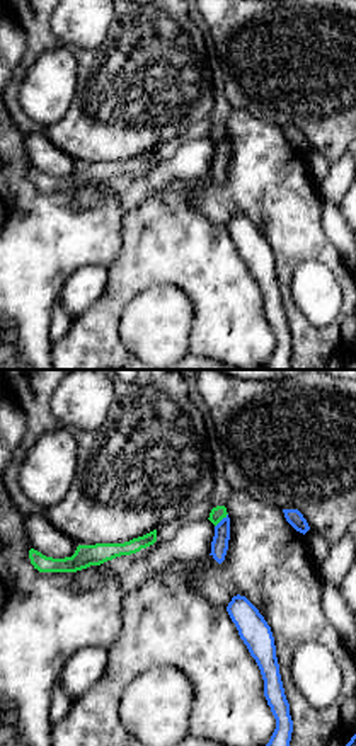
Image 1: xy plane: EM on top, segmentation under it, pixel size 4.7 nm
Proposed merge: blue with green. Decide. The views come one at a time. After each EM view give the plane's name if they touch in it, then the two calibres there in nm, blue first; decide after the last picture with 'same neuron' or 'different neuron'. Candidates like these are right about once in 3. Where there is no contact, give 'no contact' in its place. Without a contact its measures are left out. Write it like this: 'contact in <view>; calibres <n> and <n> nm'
contact in xy; calibres 80 and 70 nm

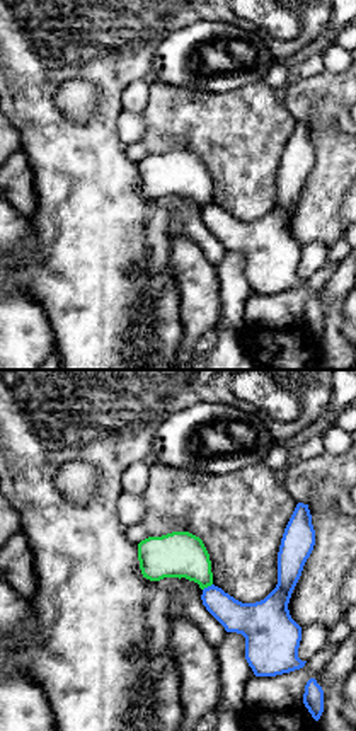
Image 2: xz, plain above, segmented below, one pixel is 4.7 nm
contact in xz; calibres 160 and 220 nm

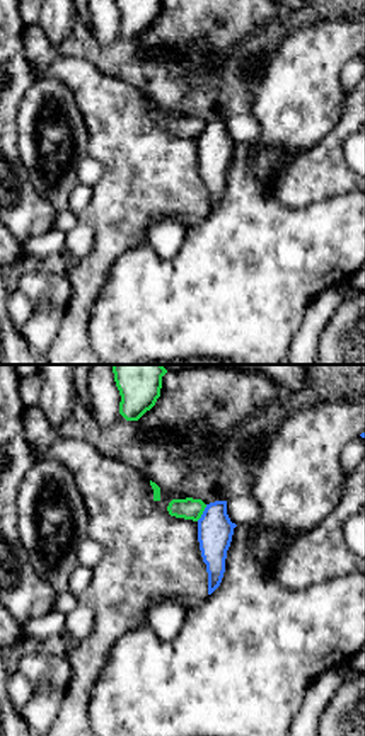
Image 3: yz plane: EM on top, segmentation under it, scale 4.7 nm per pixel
contact in yz; calibres 170 and 100 nm

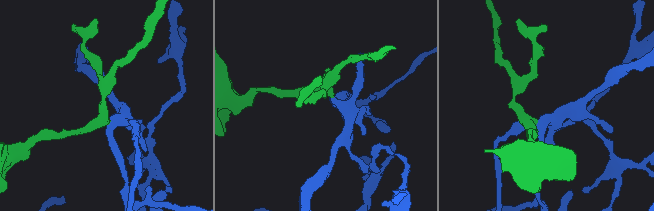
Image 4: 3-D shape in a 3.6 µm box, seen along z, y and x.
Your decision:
different neuron

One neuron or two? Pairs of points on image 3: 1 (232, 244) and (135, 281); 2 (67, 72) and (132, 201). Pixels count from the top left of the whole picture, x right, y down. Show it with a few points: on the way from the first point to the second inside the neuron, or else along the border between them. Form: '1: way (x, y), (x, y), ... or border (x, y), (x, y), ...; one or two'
1: way (208, 268), (195, 281), (159, 281); one
2: way (99, 103), (132, 145), (132, 169); one

